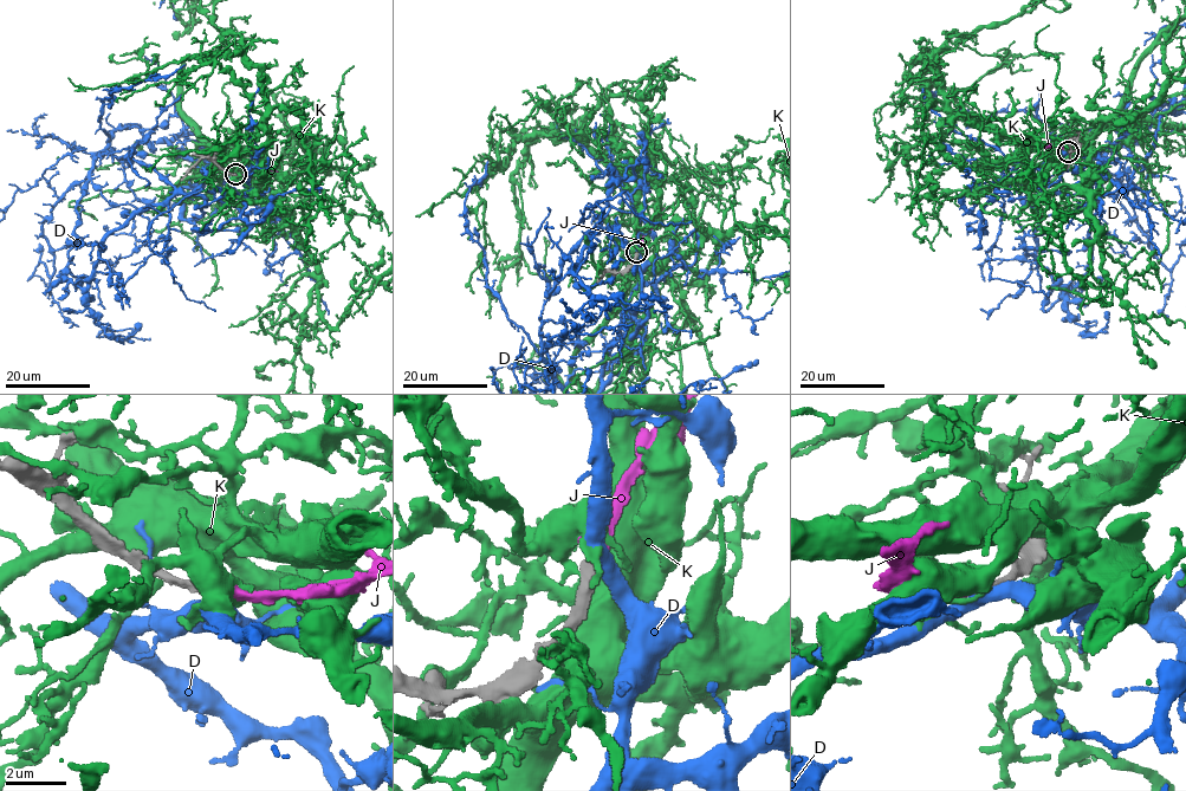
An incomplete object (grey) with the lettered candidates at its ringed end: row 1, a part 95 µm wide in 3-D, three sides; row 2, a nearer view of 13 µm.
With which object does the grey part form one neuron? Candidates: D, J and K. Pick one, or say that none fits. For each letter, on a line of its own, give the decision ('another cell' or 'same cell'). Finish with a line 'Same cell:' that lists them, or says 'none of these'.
D: another cell
J: same cell
K: another cell
Same cell: J

